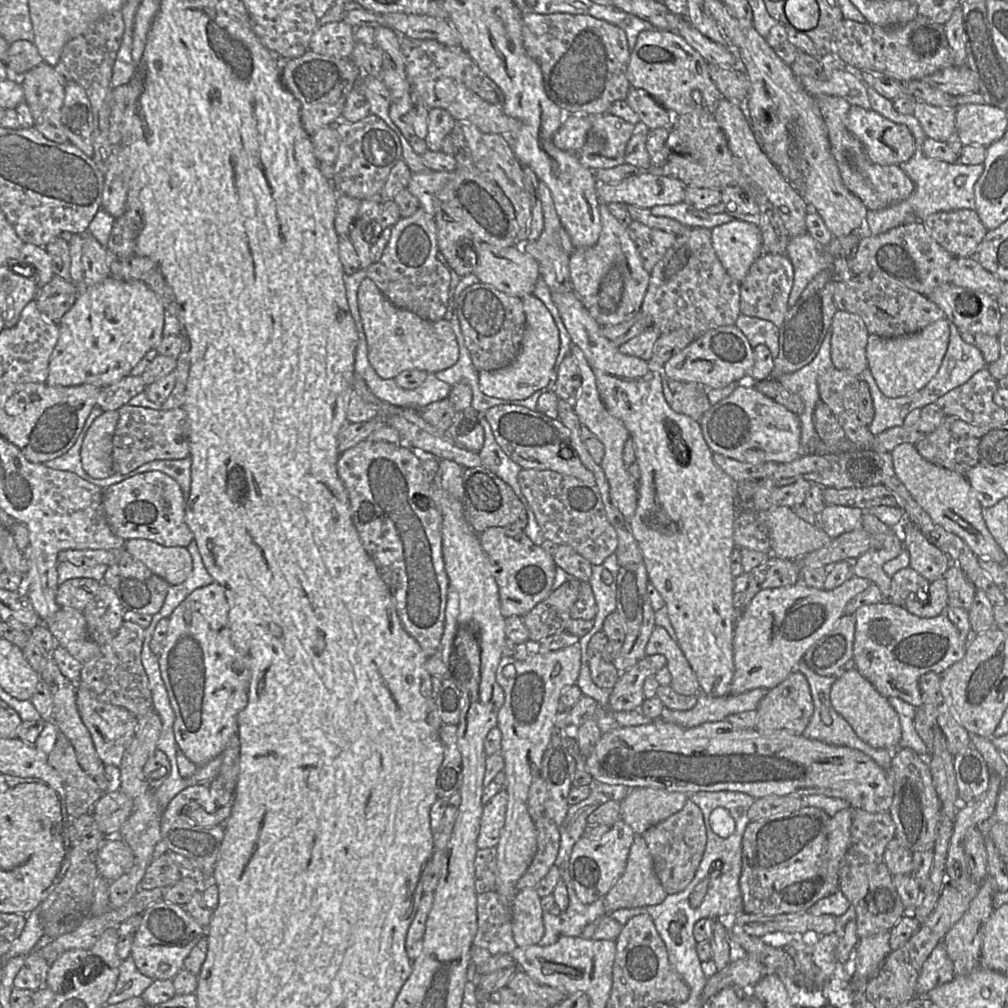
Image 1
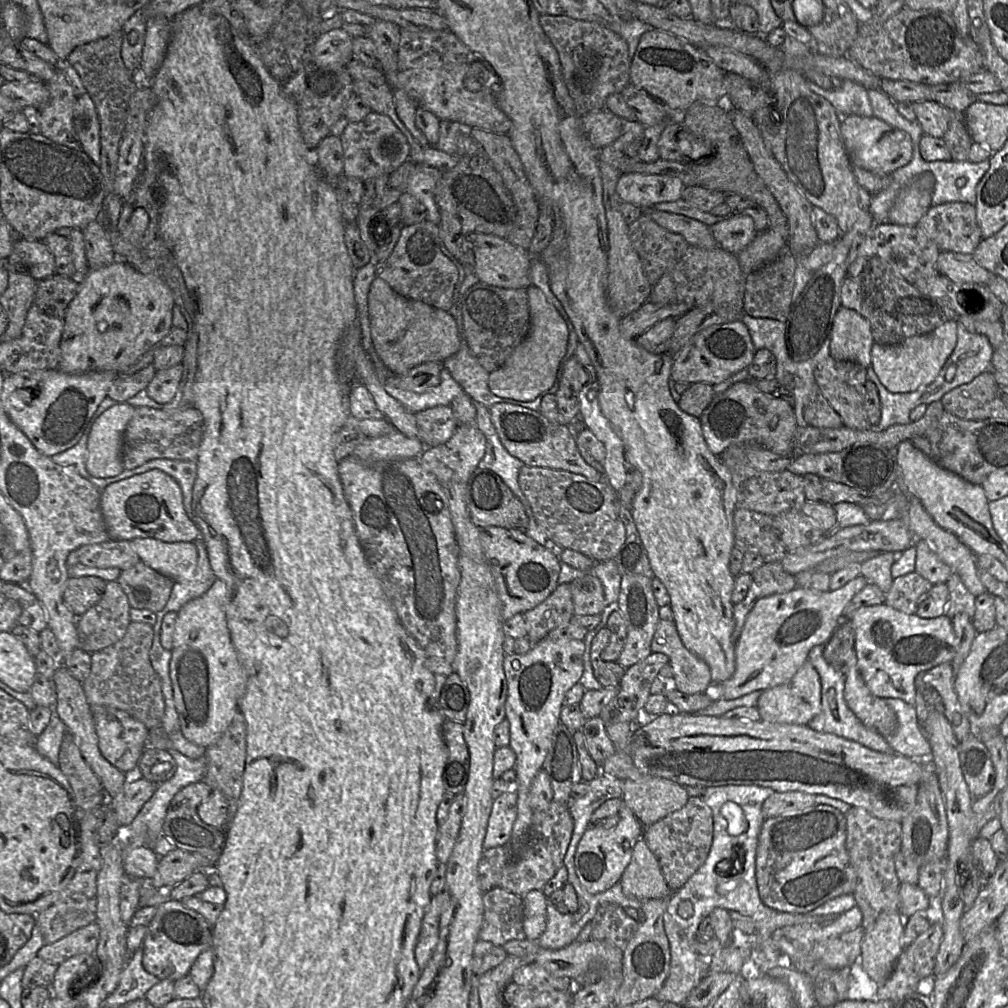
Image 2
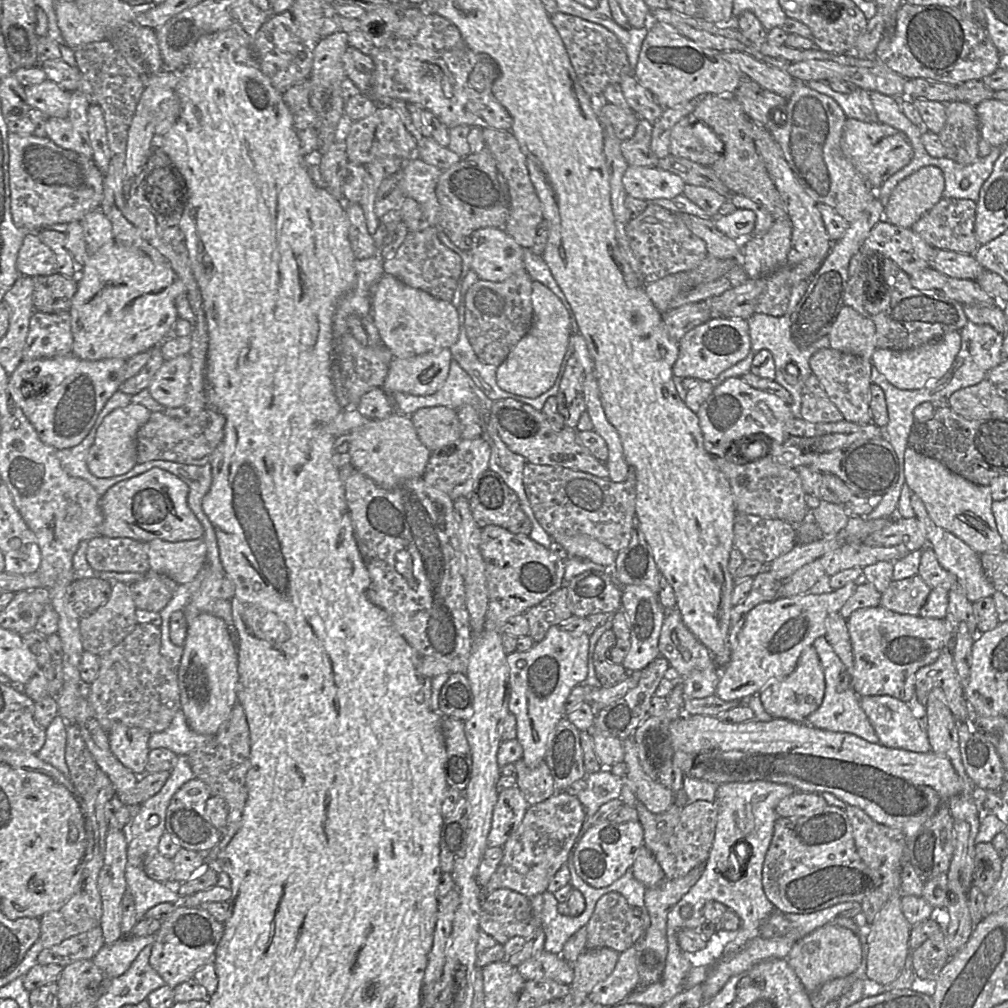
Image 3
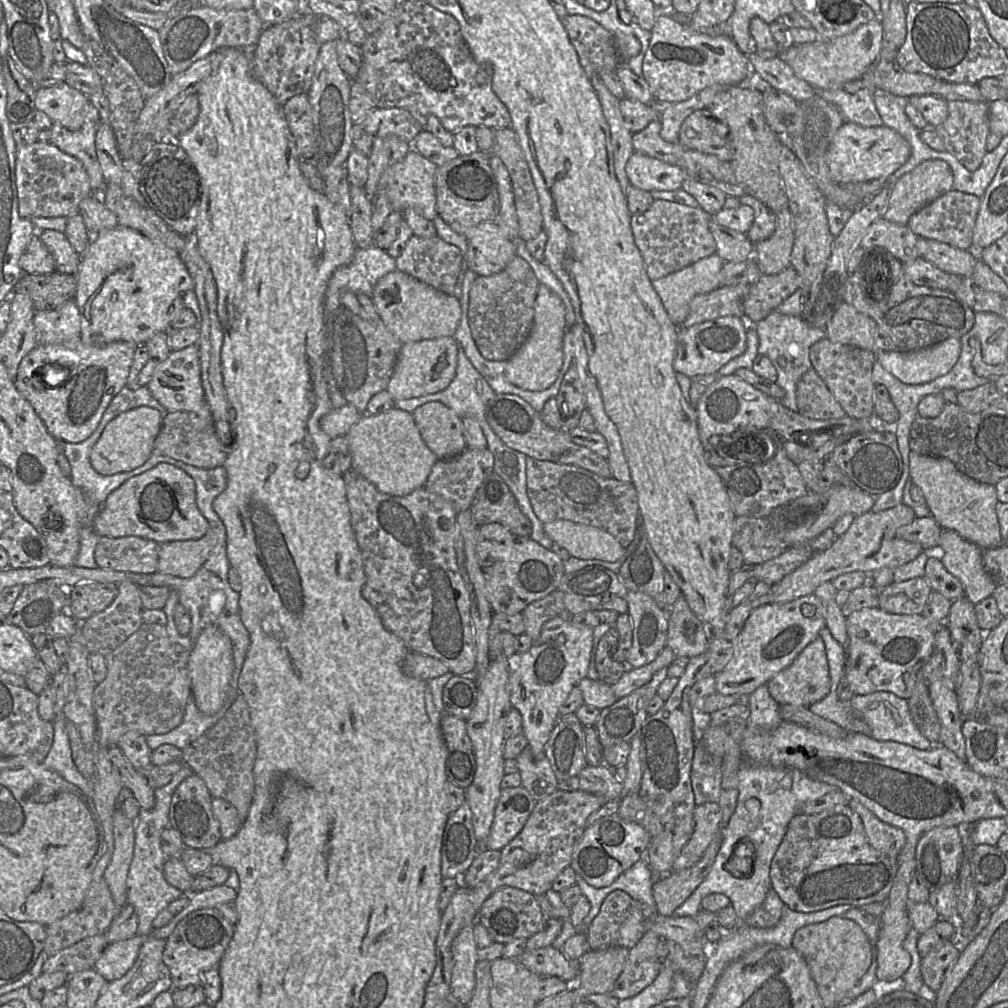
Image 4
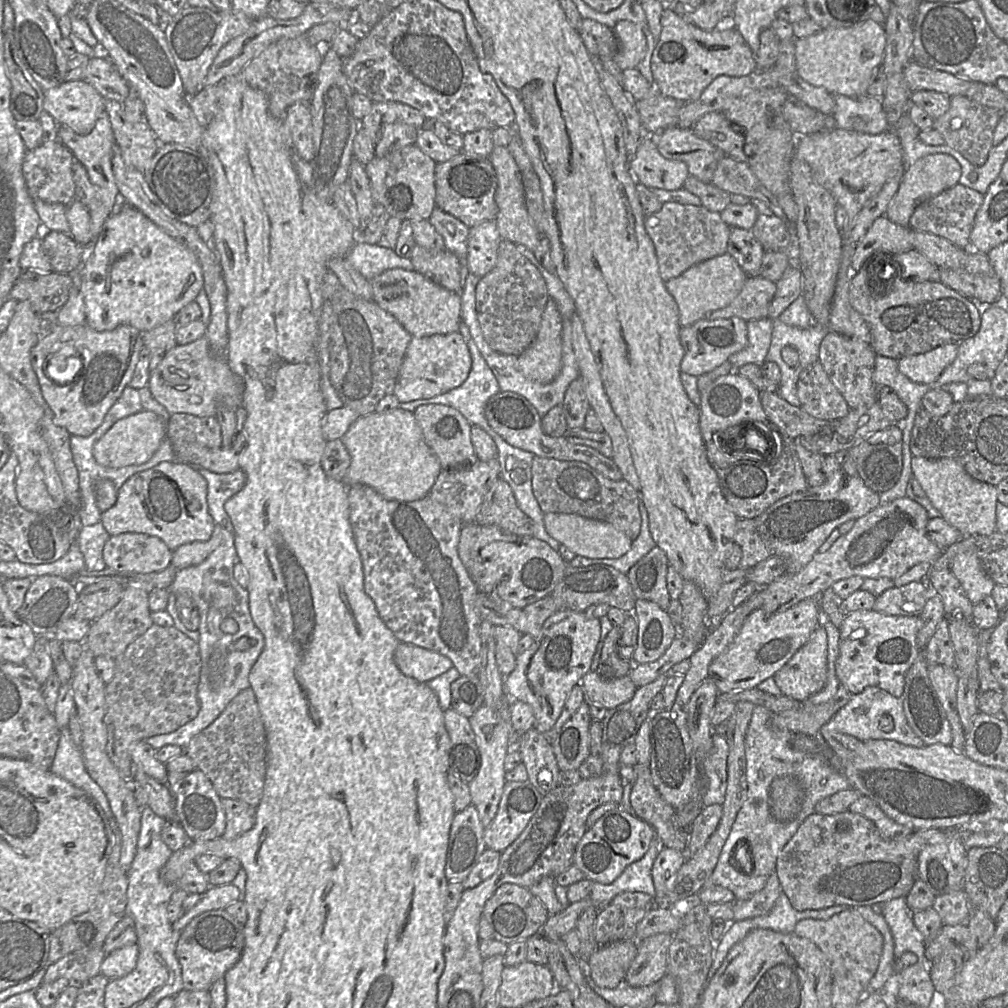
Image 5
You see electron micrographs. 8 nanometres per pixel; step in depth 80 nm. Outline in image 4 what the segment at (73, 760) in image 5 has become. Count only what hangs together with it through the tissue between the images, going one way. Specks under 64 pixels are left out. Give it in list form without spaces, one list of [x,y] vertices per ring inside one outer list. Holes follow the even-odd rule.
[[[57,717],[53,723],[54,736],[52,746],[43,761],[43,764],[57,772],[66,781],[78,787],[87,797],[92,798],[93,785],[77,769],[70,747],[68,733],[66,731],[66,719]]]

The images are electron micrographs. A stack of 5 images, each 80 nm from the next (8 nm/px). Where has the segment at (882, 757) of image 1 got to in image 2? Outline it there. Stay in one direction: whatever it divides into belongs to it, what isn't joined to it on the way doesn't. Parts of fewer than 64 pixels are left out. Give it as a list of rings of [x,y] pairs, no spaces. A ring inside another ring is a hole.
[[[823,645],[812,647],[808,653],[807,661],[811,662],[818,673],[821,684],[821,707],[807,726],[814,731],[834,734],[848,740],[862,744],[863,746],[882,753],[894,752],[881,734],[876,730],[865,726],[848,707],[844,698],[844,676],[823,657]]]

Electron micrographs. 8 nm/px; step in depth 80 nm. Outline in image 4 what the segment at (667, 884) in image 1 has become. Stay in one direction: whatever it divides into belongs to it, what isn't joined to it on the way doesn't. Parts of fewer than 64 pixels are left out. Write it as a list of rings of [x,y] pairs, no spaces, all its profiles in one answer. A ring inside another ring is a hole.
[[[708,802],[696,805],[693,817],[692,835],[674,861],[673,873],[690,868],[701,859],[719,828],[722,812],[718,803]]]

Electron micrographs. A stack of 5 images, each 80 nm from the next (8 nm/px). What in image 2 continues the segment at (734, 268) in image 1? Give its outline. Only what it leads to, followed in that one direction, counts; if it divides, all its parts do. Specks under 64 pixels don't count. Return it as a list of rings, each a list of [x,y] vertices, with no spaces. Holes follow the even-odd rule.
[[[731,215],[710,228],[718,247],[736,255],[758,234],[753,219],[747,215]]]

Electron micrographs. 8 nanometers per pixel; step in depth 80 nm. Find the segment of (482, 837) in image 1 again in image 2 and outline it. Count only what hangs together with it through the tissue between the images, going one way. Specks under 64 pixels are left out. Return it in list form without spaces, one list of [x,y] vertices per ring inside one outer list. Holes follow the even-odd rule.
[[[507,791],[494,799],[488,821],[486,835],[483,841],[484,850],[508,846],[514,822],[517,818],[517,793]]]

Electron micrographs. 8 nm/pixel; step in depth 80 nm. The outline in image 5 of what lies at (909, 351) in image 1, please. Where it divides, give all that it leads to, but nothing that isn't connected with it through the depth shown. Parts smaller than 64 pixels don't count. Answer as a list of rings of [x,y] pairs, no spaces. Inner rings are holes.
[[[945,344],[923,354],[903,357],[898,360],[898,369],[915,383],[930,384],[953,363],[958,345]]]

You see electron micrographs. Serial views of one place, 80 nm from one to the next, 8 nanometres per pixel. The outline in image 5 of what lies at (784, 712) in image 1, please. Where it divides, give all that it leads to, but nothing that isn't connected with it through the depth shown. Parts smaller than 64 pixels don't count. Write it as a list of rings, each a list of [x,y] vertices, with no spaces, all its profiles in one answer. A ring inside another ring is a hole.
[[[819,625],[809,640],[773,676],[781,693],[799,702],[822,690],[827,681],[827,633]]]

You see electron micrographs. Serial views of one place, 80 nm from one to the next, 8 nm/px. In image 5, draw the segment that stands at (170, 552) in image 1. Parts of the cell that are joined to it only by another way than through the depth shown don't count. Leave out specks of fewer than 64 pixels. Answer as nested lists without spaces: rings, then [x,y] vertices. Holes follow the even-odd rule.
[[[214,524],[211,537],[206,541],[194,541],[182,544],[172,551],[171,564],[177,570],[194,566],[203,562],[221,543],[223,527]]]

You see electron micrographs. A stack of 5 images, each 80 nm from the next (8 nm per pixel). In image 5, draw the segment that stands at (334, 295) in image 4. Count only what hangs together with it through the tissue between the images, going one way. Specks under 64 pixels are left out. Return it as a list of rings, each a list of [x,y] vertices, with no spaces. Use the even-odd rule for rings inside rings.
[[[355,243],[345,256],[346,263],[368,281],[392,268],[412,270],[409,258],[398,256],[394,249],[377,244]]]

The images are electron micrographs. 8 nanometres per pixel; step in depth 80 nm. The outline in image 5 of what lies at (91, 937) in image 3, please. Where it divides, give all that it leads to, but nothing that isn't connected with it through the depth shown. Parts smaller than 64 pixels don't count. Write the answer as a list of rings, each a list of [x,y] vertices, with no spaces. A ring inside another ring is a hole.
[[[102,947],[72,952],[48,964],[42,983],[47,984],[58,978],[66,978],[71,984],[83,984],[100,974],[100,966],[105,956]]]

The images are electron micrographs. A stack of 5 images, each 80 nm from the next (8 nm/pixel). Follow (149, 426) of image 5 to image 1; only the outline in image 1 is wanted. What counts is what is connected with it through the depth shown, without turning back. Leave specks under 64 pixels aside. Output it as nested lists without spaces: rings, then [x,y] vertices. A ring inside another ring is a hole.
[[[118,410],[103,412],[94,420],[83,440],[81,464],[84,471],[93,478],[104,479],[114,474],[113,435],[118,419]]]

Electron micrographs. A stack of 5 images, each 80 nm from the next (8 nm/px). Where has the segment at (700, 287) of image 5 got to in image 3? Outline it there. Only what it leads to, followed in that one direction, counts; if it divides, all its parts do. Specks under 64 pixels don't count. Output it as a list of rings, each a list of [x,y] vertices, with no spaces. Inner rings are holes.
[[[687,273],[671,274],[644,286],[648,297],[660,312],[667,312],[668,303],[687,289]]]

